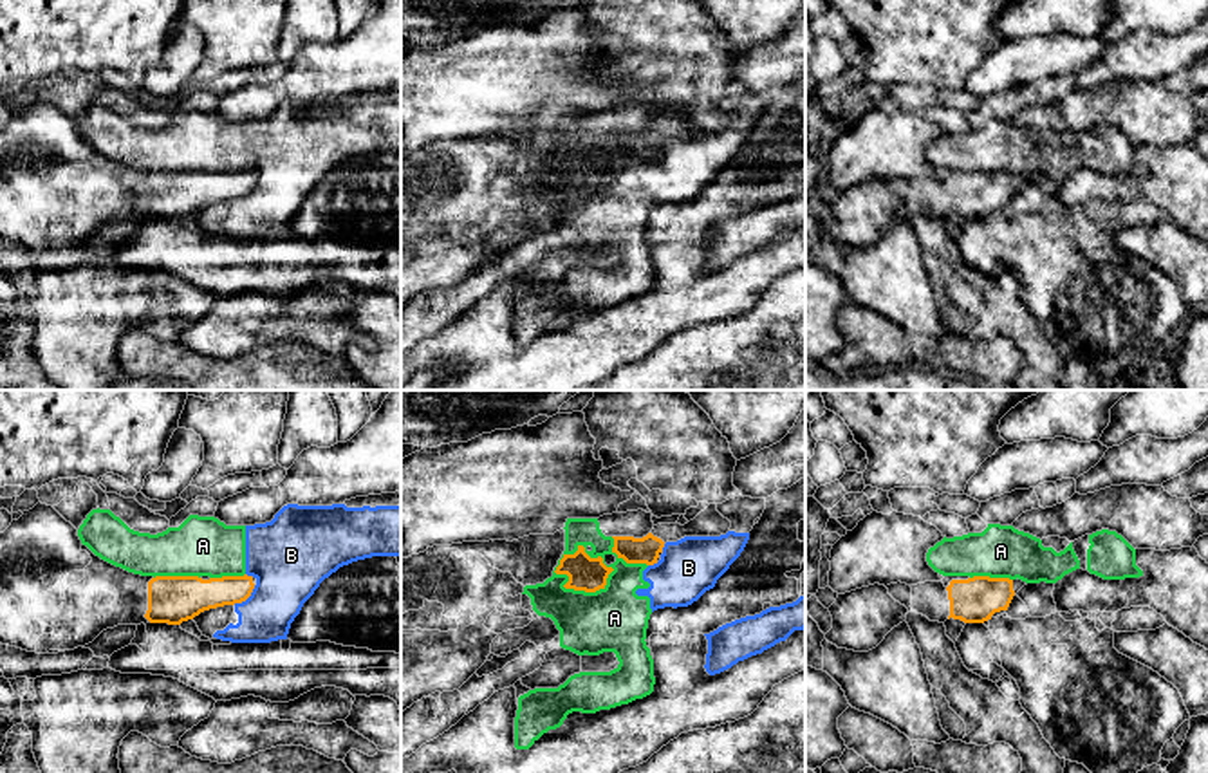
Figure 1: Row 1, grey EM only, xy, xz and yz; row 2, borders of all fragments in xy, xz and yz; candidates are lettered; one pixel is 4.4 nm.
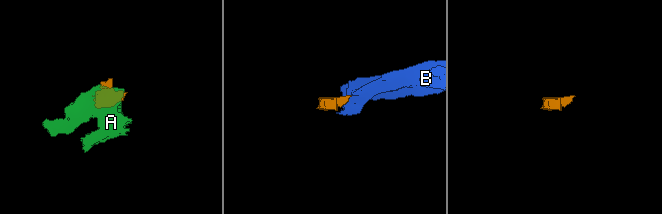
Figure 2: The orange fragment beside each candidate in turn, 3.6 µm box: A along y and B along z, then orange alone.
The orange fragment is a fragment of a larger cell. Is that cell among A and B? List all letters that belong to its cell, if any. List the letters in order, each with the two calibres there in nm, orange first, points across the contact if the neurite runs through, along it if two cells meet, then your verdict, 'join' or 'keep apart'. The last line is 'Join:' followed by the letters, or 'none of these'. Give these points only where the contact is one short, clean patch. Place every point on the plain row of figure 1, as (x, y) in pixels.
A: 150 nm thick on the orange side, 140 nm on the other; keep apart
B: 180 nm thick on the orange side, 340 nm on the other; border along xy (255, 181), (244, 195), (233, 199); keep apart
Join: none of these

